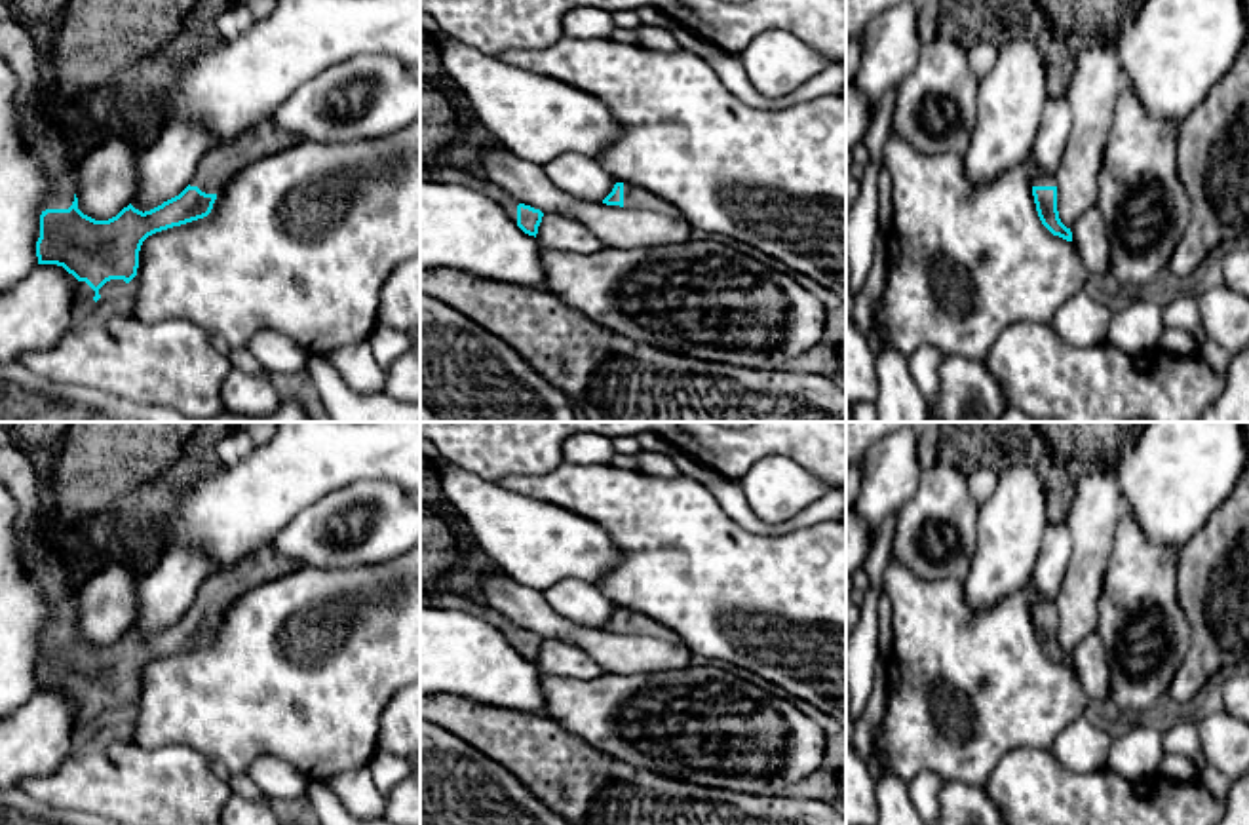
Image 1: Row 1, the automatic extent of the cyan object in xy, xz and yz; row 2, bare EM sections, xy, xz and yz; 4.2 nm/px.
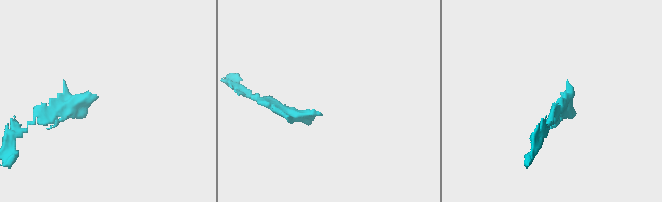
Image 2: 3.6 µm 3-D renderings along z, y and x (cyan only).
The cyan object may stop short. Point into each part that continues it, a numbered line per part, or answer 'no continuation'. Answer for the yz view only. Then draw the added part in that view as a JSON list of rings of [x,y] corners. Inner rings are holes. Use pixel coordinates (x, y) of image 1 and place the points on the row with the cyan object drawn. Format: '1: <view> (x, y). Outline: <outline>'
1: yz (1038, 179). Outline: [[[1032,173],[1030,182],[1032,186],[1055,186],[1055,175]]]

